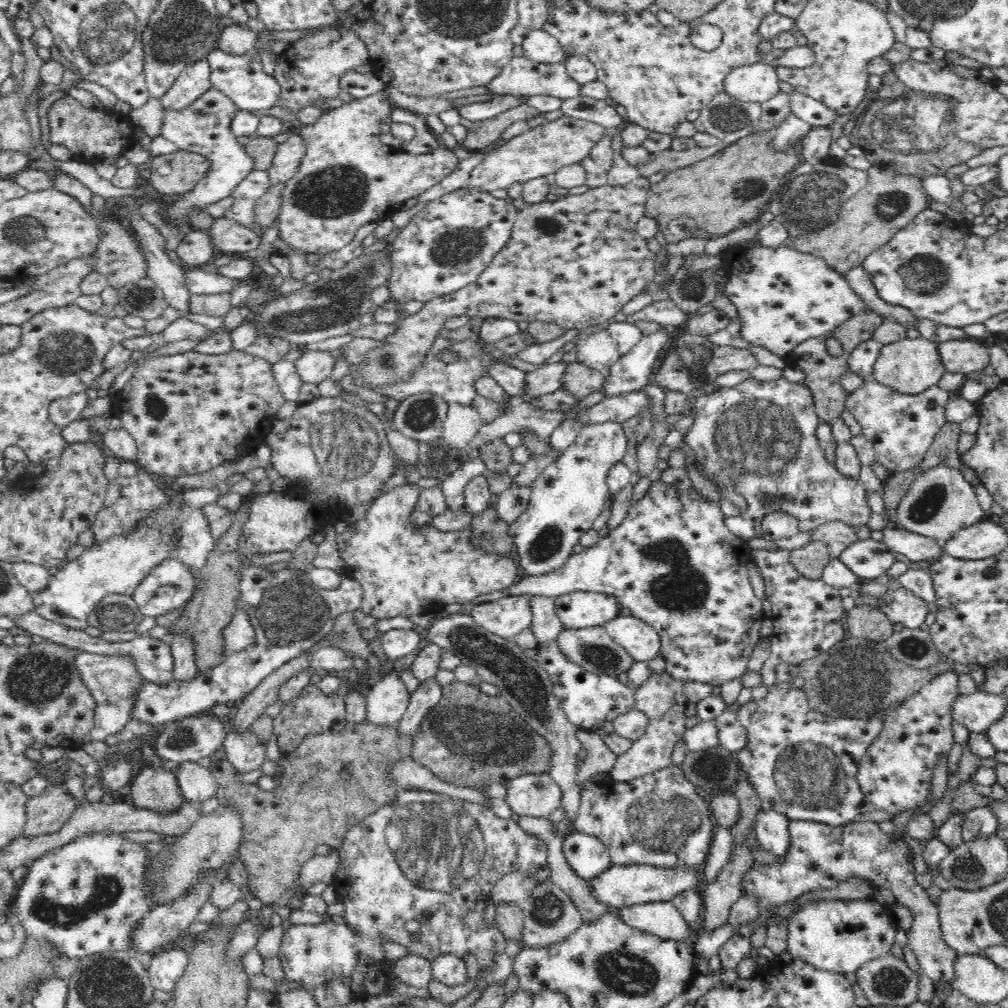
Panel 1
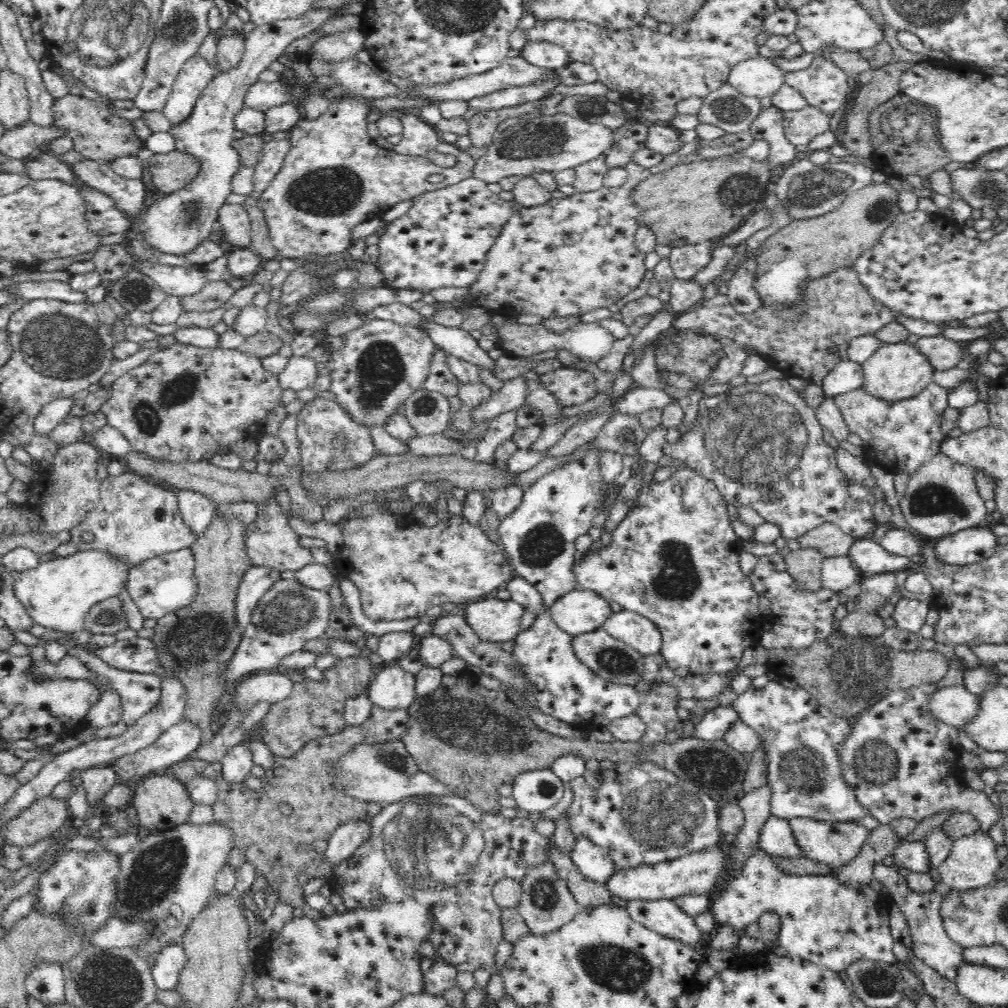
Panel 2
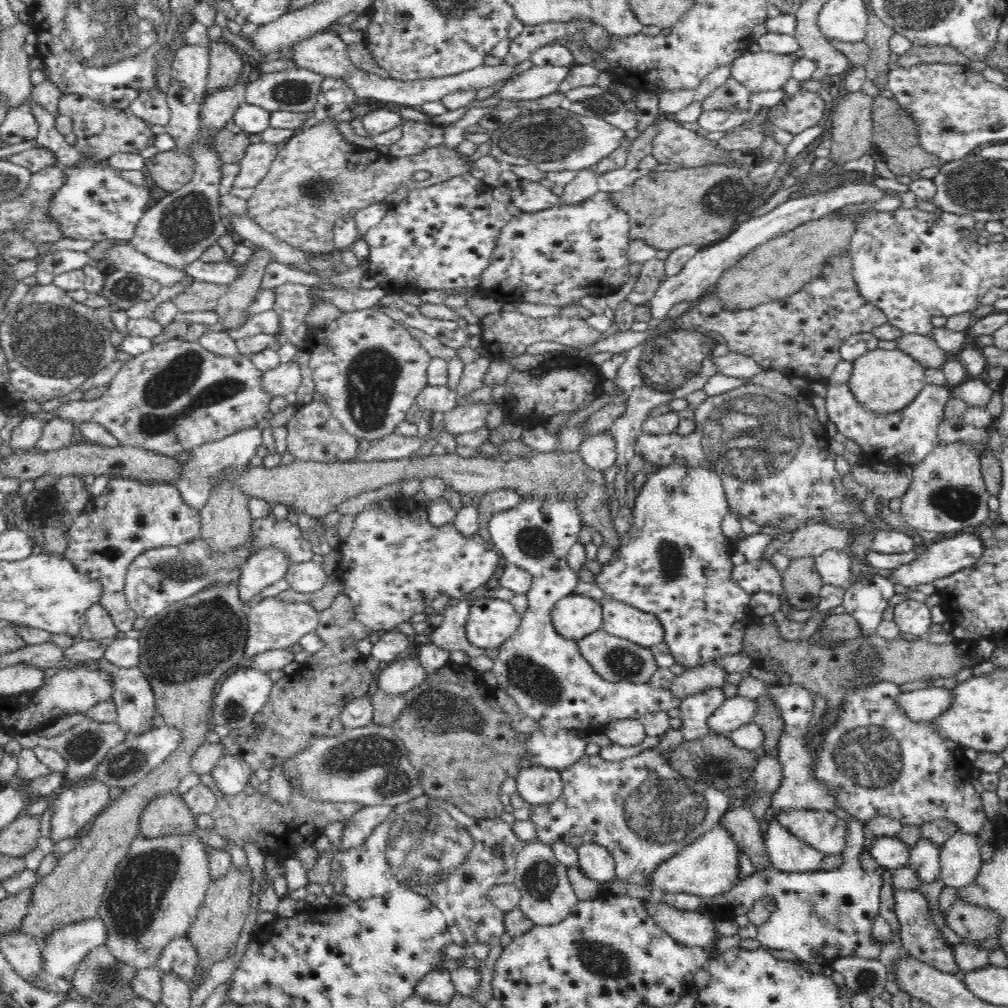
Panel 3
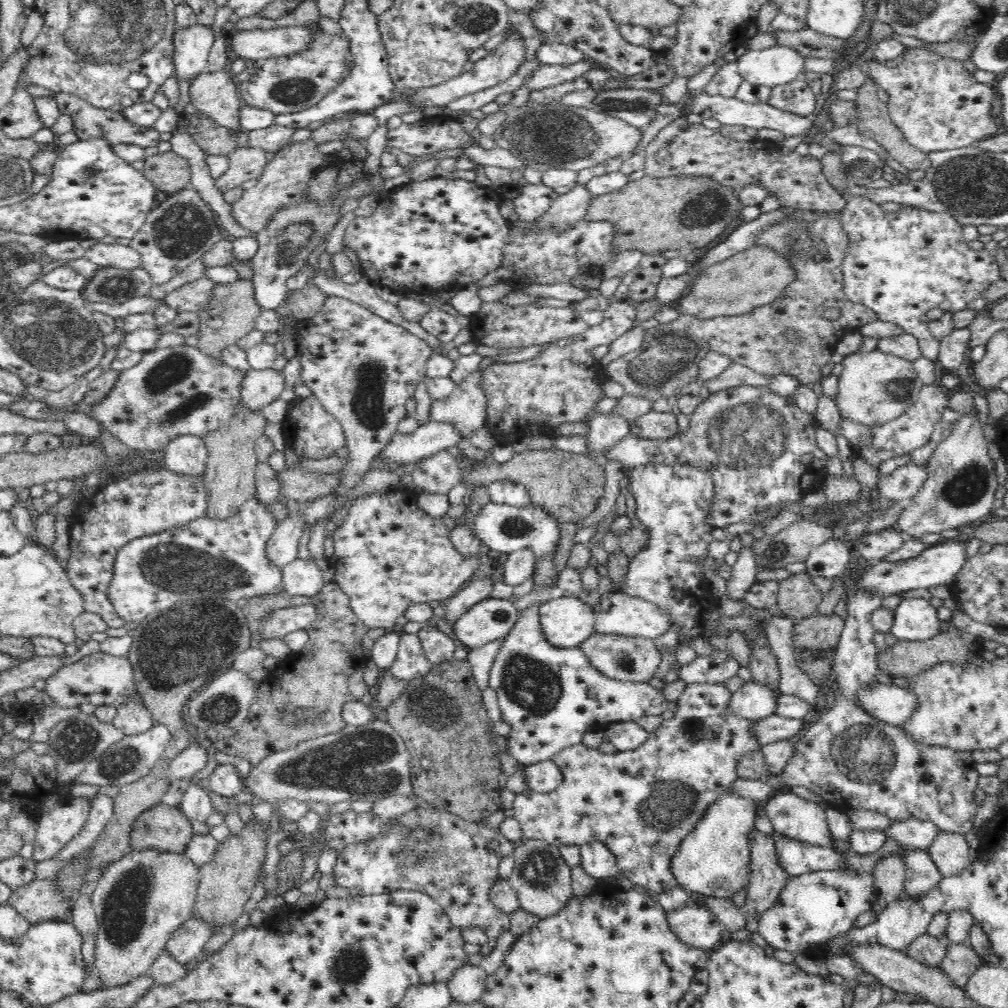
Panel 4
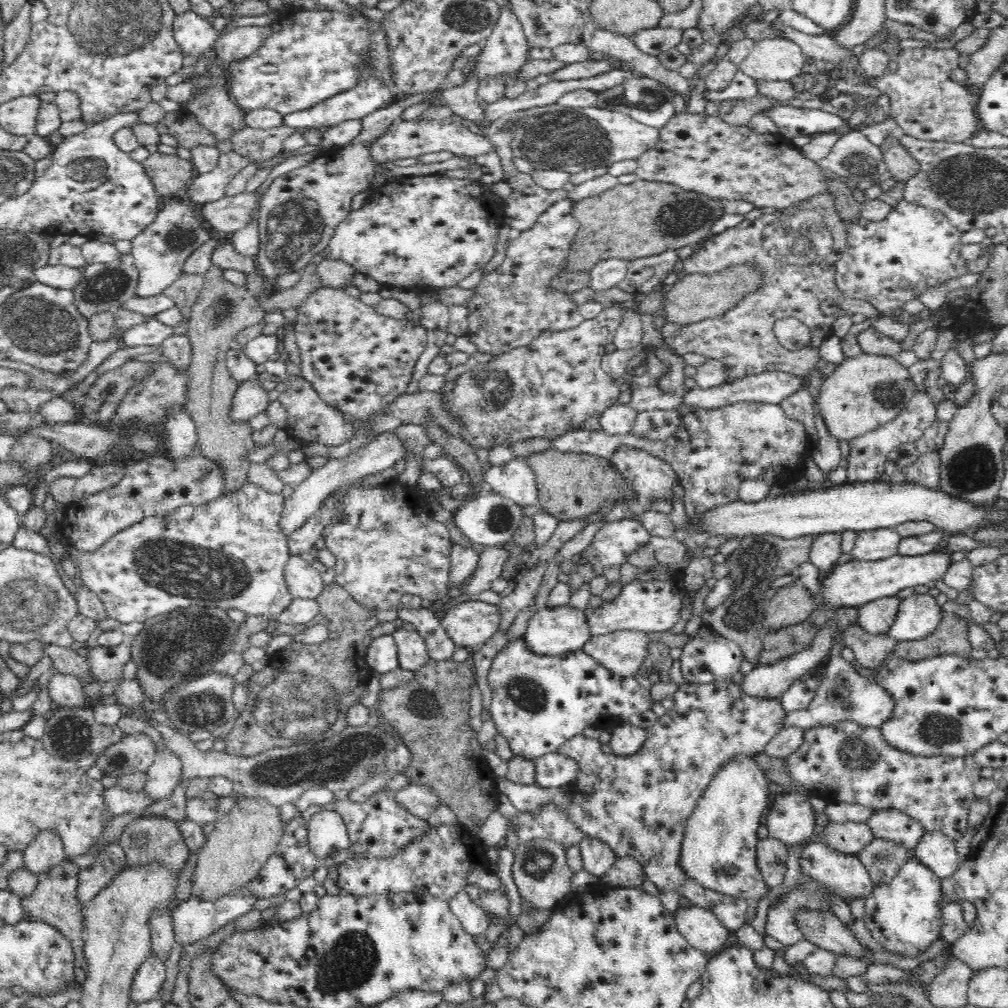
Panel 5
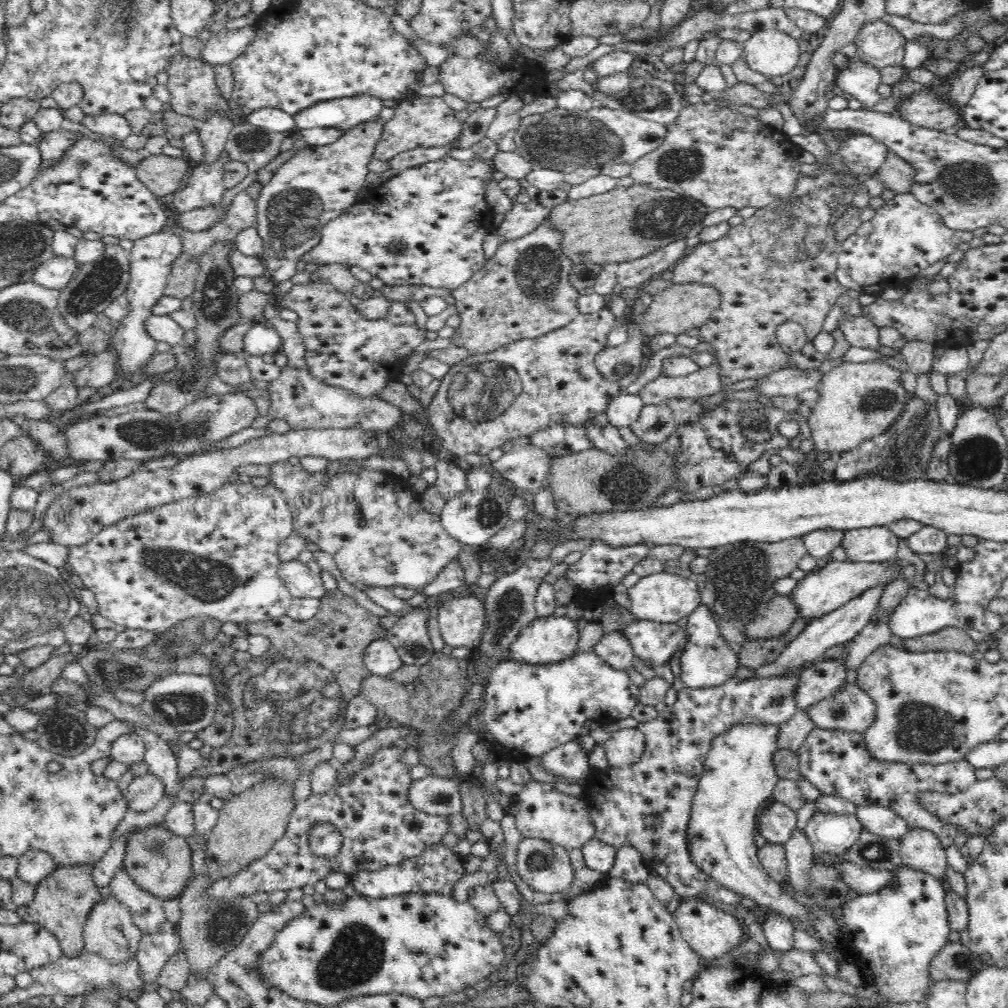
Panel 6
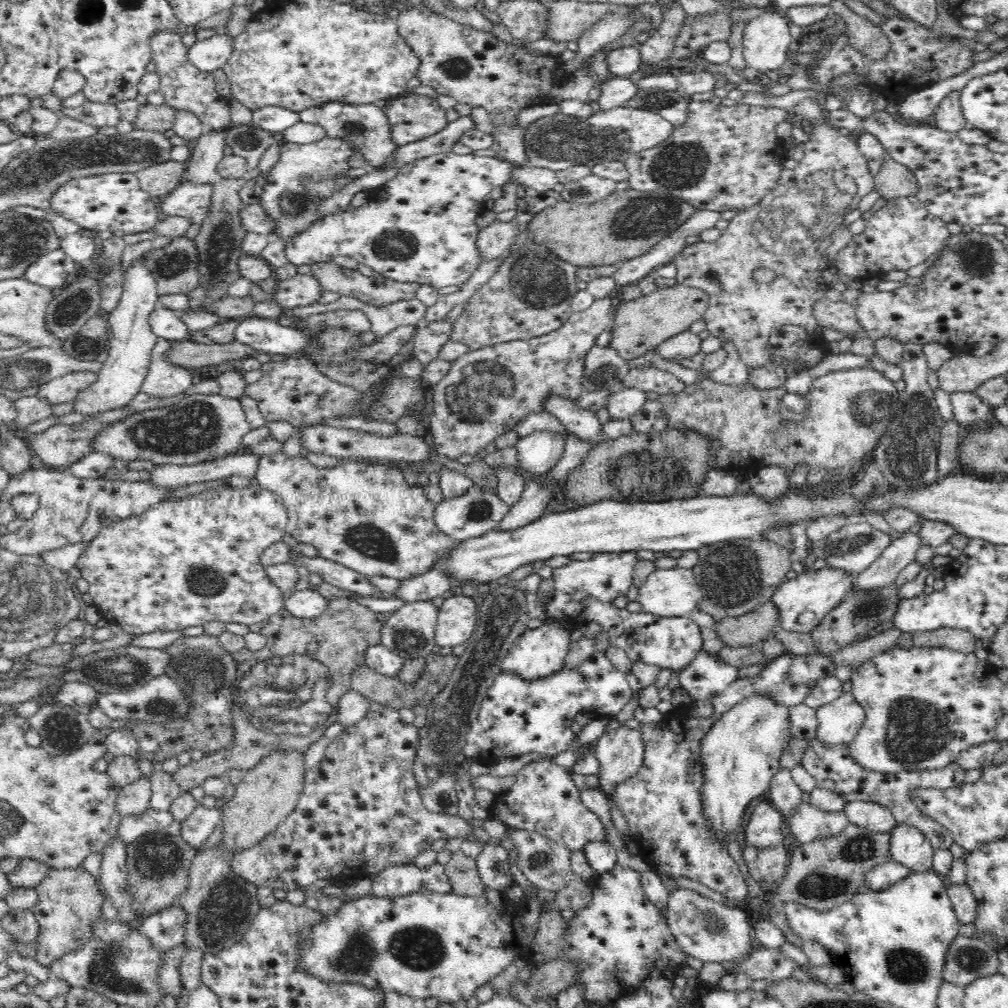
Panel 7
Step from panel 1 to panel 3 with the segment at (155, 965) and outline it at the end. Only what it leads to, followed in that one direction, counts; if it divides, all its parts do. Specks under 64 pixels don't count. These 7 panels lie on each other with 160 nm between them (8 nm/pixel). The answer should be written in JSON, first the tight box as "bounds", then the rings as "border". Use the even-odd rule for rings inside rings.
{"bounds":[156,936,198,983],"border":[[[188,936],[171,940],[162,951],[156,964],[162,972],[172,972],[190,983],[198,966],[198,949]]]}

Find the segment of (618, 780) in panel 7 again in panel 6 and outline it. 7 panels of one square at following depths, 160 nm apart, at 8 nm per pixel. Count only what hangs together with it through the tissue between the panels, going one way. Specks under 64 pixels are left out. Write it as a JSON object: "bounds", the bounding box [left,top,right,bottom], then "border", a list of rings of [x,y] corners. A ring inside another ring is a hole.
{"bounds":[603,728,651,882],"border":[[[624,728],[612,732],[612,736],[603,743],[608,766],[612,769],[624,769],[636,765],[645,752],[645,735],[639,728]],[[624,844],[617,848],[616,860],[612,870],[607,876],[628,877],[632,881],[645,882],[646,877],[651,874],[648,867],[644,864],[642,853],[632,844]]]}

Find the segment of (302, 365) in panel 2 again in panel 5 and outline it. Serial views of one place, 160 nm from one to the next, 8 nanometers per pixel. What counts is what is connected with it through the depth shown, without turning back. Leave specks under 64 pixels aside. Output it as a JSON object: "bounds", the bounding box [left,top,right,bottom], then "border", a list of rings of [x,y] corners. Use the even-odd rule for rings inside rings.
{"bounds":[227,379,269,424],"border":[[[257,379],[240,382],[229,406],[227,418],[235,424],[249,422],[264,414],[269,404],[268,391]]]}

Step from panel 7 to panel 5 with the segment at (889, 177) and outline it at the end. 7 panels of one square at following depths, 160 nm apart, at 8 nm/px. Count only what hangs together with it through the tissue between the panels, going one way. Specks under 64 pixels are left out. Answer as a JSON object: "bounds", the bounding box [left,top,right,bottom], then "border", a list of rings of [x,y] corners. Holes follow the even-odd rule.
{"bounds":[880,136,919,183],"border":[[[888,136],[880,147],[884,153],[888,172],[894,180],[906,183],[917,173],[919,162],[905,152],[894,136]]]}

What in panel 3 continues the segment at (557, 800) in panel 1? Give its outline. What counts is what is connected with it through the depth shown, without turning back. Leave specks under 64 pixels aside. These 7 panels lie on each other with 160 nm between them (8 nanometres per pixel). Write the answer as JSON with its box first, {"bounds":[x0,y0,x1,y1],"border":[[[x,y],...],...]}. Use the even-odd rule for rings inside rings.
{"bounds":[515,765,564,803],"border":[[[532,765],[520,770],[515,776],[516,791],[527,803],[549,803],[557,799],[564,781],[558,770]]]}

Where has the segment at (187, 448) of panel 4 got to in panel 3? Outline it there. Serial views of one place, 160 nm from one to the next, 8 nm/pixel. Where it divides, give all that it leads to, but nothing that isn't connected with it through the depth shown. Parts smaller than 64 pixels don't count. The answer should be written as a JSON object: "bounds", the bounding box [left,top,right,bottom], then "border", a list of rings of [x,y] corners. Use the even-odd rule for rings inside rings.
{"bounds":[175,427,262,509],"border":[[[255,427],[239,430],[226,438],[205,442],[203,445],[190,447],[184,450],[183,461],[179,475],[175,480],[178,491],[183,496],[183,500],[194,507],[201,509],[212,492],[212,478],[224,467],[230,465],[246,465],[255,455],[258,446],[262,445],[262,433]]]}

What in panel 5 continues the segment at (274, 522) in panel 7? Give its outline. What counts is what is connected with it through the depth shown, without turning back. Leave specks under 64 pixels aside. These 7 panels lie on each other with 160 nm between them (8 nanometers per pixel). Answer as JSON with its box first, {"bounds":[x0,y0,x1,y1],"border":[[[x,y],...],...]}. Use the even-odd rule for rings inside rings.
{"bounds":[65,481,293,624],"border":[[[246,481],[242,486],[234,490],[234,492],[224,493],[212,502],[206,502],[198,506],[178,506],[167,515],[148,515],[139,521],[133,522],[130,526],[124,527],[118,533],[110,535],[96,550],[84,551],[74,545],[68,543],[68,553],[65,553],[77,567],[80,572],[80,580],[83,586],[91,590],[92,594],[98,597],[105,608],[107,618],[114,618],[122,624],[130,624],[130,622],[146,622],[156,616],[162,614],[175,613],[178,609],[184,609],[191,606],[199,606],[204,608],[219,608],[220,610],[240,610],[247,616],[270,616],[276,619],[282,614],[293,601],[292,593],[289,591],[287,582],[285,581],[285,564],[291,555],[289,553],[288,539],[284,529],[282,529],[281,516],[285,504],[287,493],[273,494],[267,492],[264,487]]]}

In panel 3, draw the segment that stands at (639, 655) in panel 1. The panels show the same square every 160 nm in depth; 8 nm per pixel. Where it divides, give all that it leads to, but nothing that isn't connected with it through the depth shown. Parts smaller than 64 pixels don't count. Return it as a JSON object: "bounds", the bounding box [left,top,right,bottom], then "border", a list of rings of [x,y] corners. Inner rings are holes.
{"bounds":[599,595,665,647],"border":[[[604,595],[599,603],[603,614],[601,629],[604,632],[644,647],[652,647],[665,640],[662,621],[652,611],[640,610],[608,595]]]}

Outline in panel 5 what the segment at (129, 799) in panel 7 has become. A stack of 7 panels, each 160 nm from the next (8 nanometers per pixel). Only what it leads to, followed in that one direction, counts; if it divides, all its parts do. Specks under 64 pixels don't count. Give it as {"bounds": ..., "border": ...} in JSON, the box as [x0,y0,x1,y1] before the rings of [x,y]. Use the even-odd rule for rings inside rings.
{"bounds":[143,748,182,803],"border":[[[165,748],[145,772],[146,784],[143,789],[145,796],[154,803],[168,799],[180,780],[180,772],[182,772],[180,759]]]}

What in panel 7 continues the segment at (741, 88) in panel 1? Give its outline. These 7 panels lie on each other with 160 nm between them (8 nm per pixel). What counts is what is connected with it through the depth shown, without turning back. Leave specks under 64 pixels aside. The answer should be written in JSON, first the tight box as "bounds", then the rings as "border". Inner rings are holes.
{"bounds":[741,4,790,73],"border":[[[773,4],[745,24],[741,36],[745,64],[764,73],[777,70],[790,58],[790,21]]]}

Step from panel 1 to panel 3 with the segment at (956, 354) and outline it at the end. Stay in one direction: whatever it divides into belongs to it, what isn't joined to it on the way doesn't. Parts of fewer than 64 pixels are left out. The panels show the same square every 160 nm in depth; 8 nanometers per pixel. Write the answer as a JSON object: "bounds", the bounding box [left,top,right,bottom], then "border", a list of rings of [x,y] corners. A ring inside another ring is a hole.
{"bounds":[896,333,947,368],"border":[[[904,333],[897,339],[896,349],[900,353],[912,357],[924,368],[942,368],[943,364],[947,362],[942,349],[936,345],[934,337]]]}

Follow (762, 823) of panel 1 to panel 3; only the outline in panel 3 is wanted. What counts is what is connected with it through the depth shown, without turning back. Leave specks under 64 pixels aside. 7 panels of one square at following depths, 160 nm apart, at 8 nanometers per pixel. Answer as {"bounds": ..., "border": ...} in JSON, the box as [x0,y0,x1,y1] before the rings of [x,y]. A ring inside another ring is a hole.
{"bounds":[764,819,826,872],"border":[[[775,819],[764,829],[764,837],[773,868],[782,872],[814,872],[822,868],[826,853],[794,837]]]}

